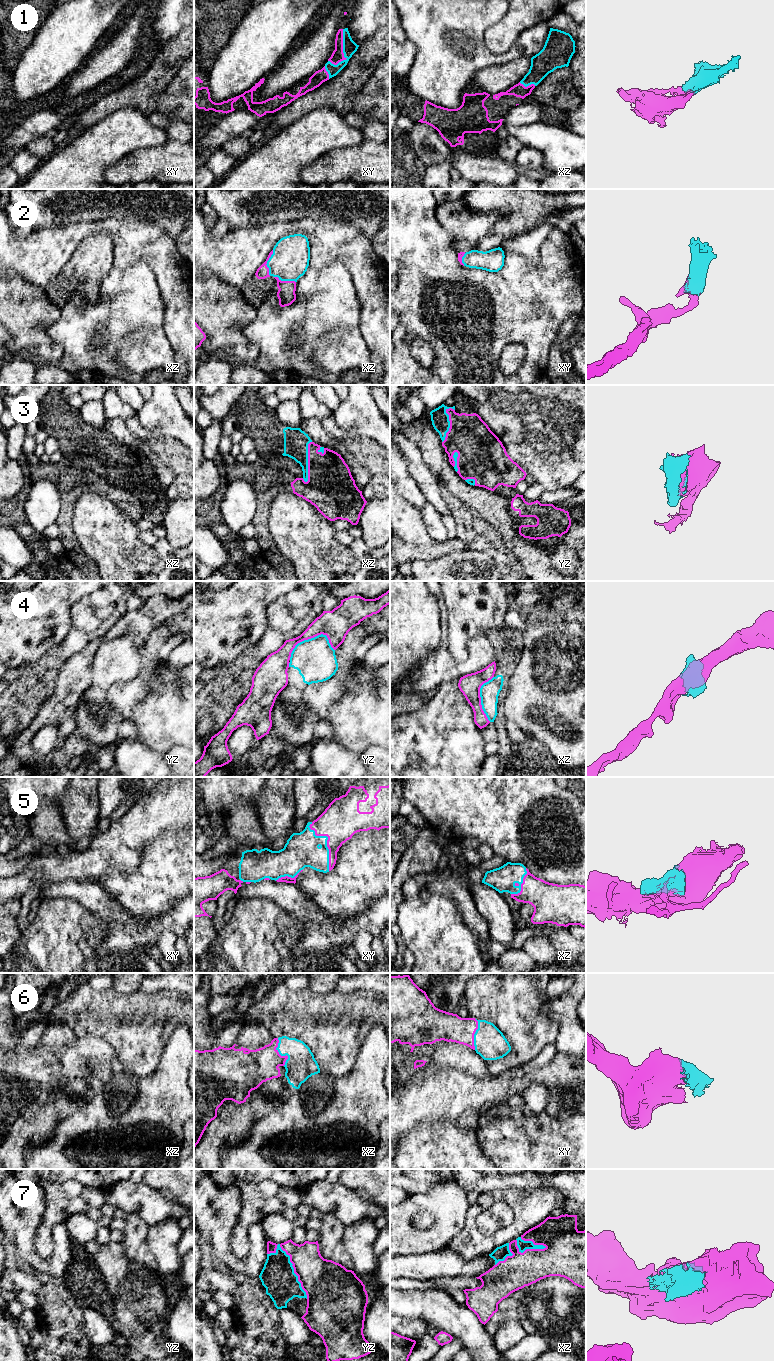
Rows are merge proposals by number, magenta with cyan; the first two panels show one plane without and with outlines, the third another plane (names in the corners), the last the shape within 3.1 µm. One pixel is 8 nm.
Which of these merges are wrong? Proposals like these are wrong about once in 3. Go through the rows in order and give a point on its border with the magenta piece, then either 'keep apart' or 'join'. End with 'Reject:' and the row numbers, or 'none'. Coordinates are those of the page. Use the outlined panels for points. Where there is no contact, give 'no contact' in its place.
1: meets magenta in xy at (342, 49); join
2: meets magenta in xz at (266, 263); join
3: meets magenta in xz at (308, 462); join
4: meets magenta in yz at (310, 638); keep apart
5: meets magenta in xy at (327, 841); join
6: meets magenta in xz at (279, 1054); join
7: meets magenta in yz at (294, 1271); keep apart
Reject: 4, 7

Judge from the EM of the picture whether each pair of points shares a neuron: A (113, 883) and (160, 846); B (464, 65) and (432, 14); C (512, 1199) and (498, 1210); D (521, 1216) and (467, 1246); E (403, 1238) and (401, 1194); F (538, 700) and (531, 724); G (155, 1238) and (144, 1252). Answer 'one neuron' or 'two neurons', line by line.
A: one neuron
B: one neuron
C: two neurons
D: one neuron
E: two neurons
F: one neuron
G: two neurons

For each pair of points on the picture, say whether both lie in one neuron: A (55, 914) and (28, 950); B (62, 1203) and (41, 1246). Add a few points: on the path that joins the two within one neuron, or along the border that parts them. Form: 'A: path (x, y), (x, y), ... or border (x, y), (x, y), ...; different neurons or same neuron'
A: path (55, 923), (37, 941); same neuron
B: path (52, 1214), (46, 1224), (43, 1235); same neuron

